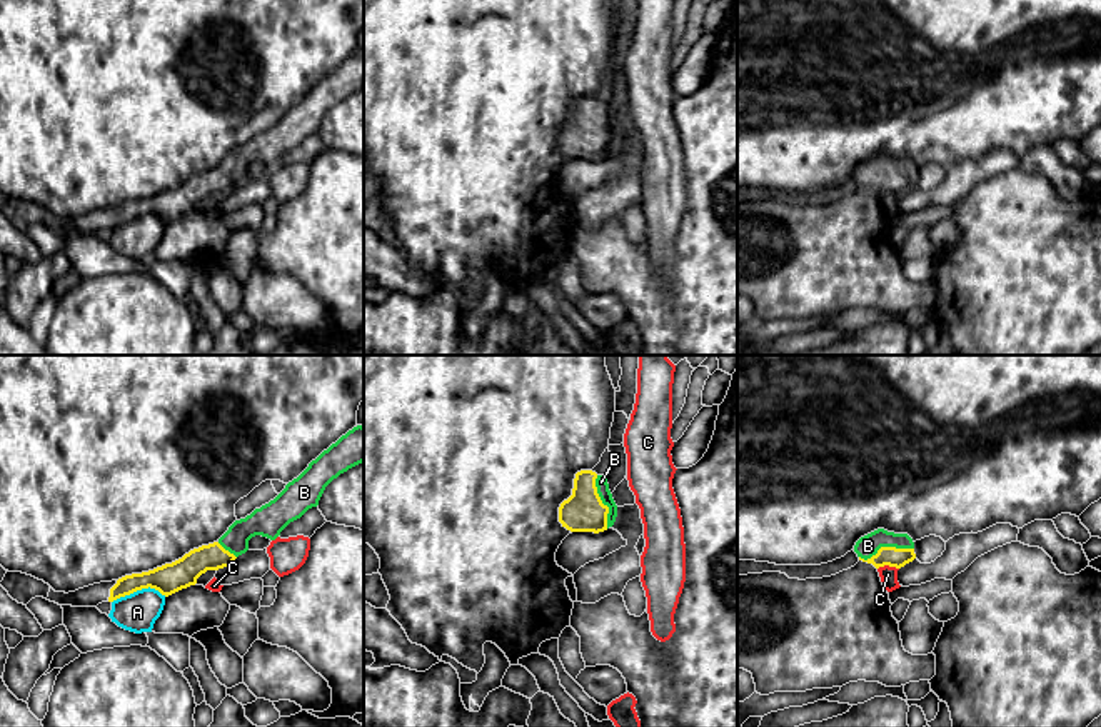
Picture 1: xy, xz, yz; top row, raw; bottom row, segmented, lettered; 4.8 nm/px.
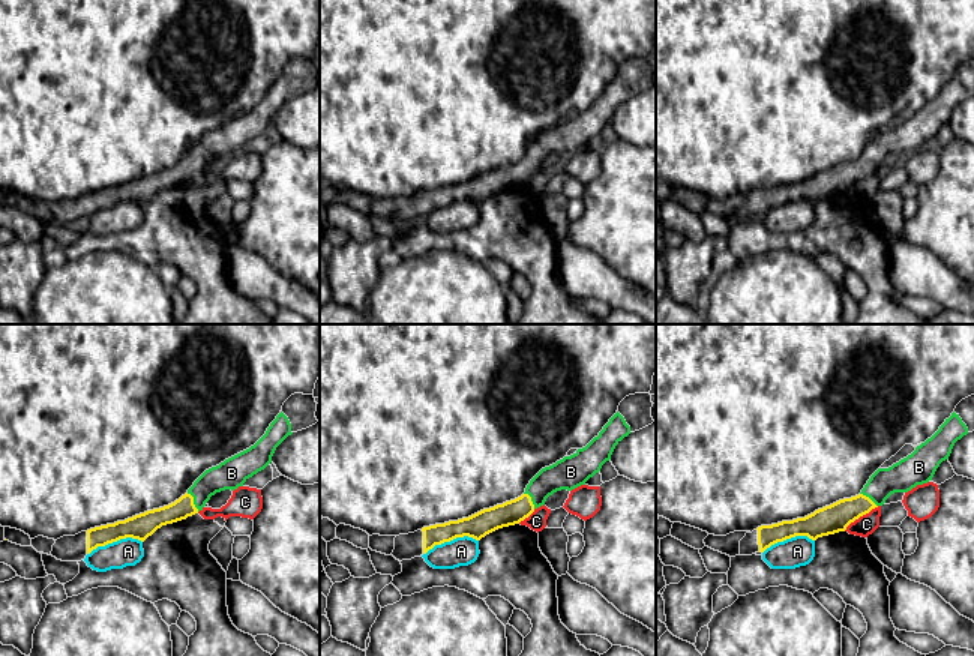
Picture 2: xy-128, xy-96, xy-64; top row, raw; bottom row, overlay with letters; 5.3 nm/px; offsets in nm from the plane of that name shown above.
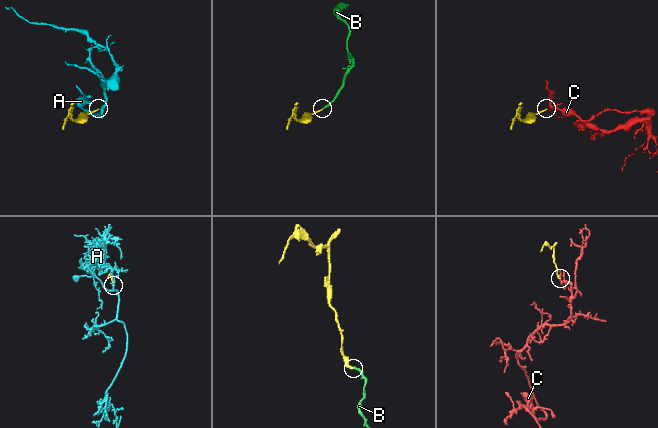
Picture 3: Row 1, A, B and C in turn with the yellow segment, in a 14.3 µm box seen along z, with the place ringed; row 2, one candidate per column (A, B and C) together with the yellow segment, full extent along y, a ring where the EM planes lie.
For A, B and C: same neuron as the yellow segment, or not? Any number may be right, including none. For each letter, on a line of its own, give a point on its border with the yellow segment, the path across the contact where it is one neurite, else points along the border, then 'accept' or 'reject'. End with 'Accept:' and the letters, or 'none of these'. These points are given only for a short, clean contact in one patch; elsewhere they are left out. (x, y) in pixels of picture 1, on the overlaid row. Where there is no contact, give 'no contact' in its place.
A: xy (139, 589) | reject
B: yz (886, 547) | across yz (886, 556), (886, 547), (868, 546) | accept
C: yz (888, 564) | along yz (898, 567), (881, 566), (878, 569) | reject
Accept: B

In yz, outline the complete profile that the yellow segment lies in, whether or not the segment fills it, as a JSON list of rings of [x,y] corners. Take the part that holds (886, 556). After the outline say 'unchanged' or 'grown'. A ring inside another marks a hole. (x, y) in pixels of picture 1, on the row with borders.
[[[884,529],[861,537],[854,552],[859,560],[872,564],[876,569],[884,565],[901,569],[916,559],[914,542],[907,534],[894,534]]]; grown

